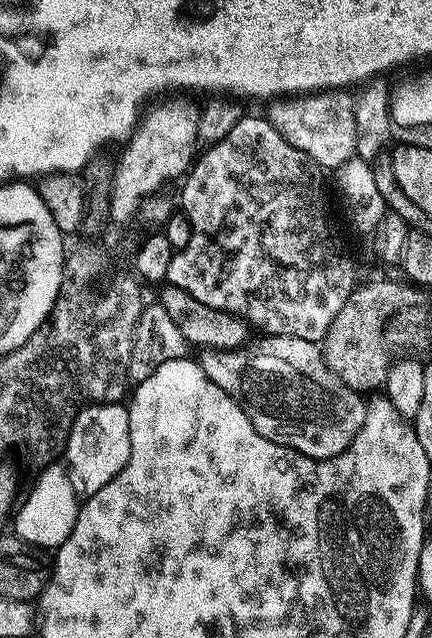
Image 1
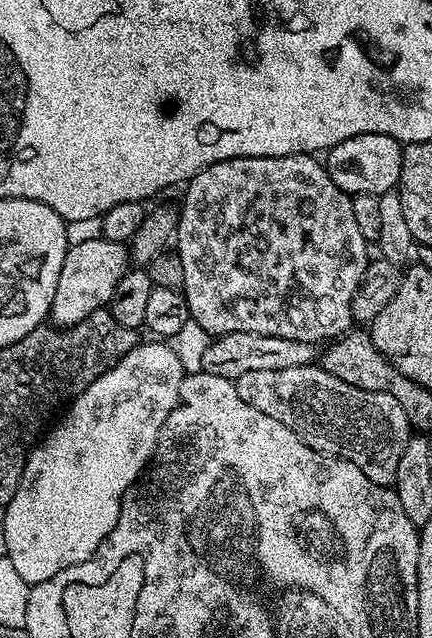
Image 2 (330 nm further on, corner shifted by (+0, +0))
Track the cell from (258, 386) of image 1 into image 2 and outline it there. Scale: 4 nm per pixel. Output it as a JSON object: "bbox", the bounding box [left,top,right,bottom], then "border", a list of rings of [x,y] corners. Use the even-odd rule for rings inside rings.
{"bbox":[234,364,410,485],"border":[[[312,364],[290,370],[250,370],[250,374],[242,374],[234,383],[242,402],[250,402],[254,410],[278,418],[282,426],[294,430],[315,452],[349,460],[370,482],[395,485],[398,458],[402,458],[410,435],[398,398],[358,390],[358,386],[350,386],[350,382],[342,382],[342,378],[334,378],[334,374],[326,374],[326,370]]]}

